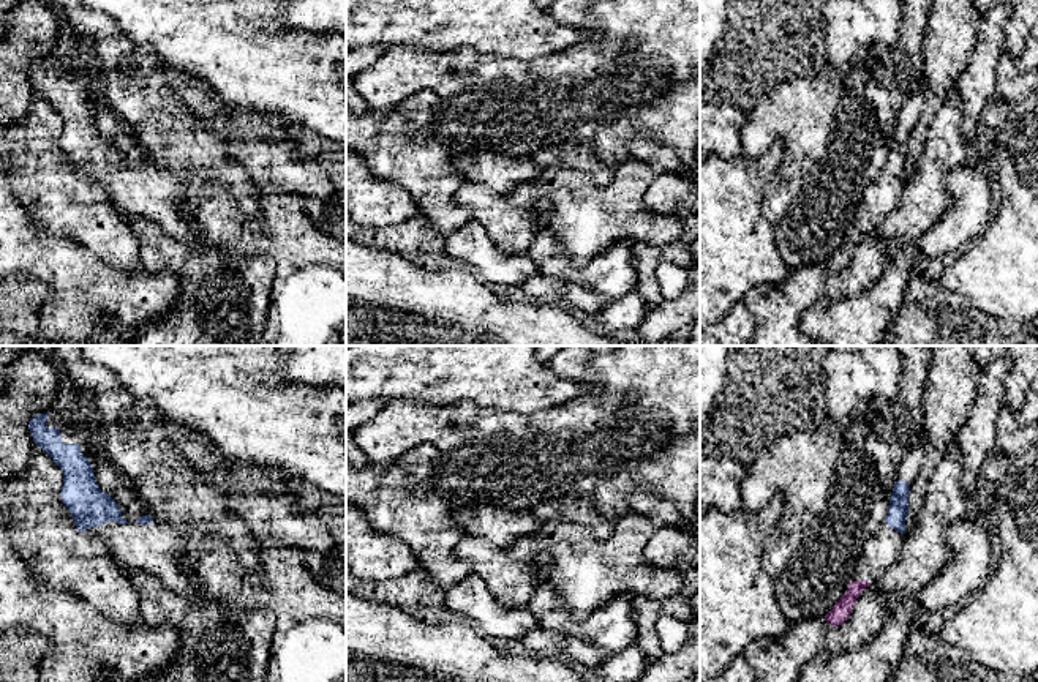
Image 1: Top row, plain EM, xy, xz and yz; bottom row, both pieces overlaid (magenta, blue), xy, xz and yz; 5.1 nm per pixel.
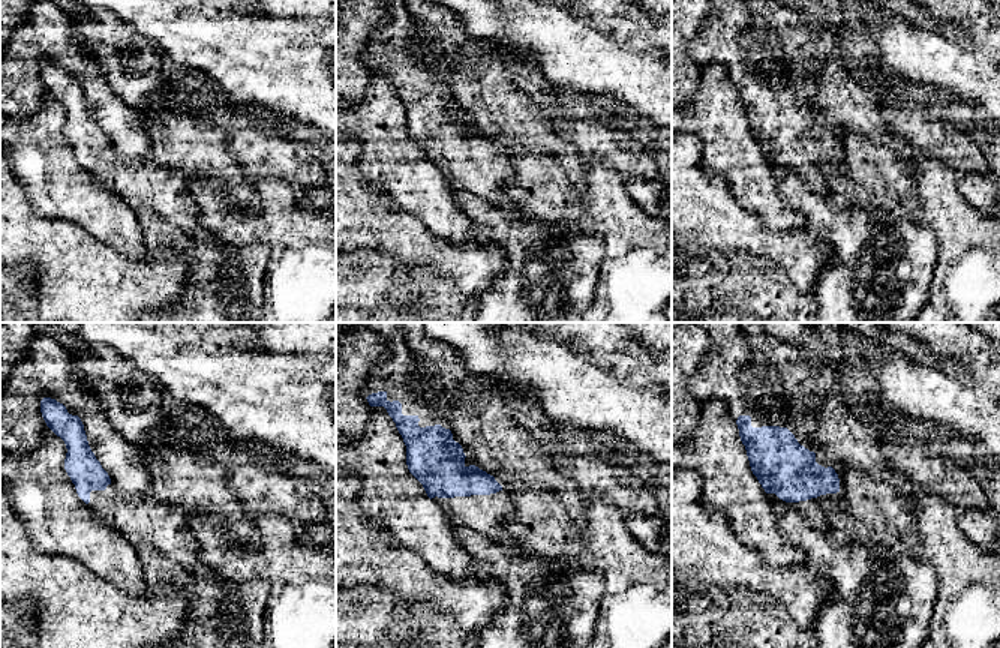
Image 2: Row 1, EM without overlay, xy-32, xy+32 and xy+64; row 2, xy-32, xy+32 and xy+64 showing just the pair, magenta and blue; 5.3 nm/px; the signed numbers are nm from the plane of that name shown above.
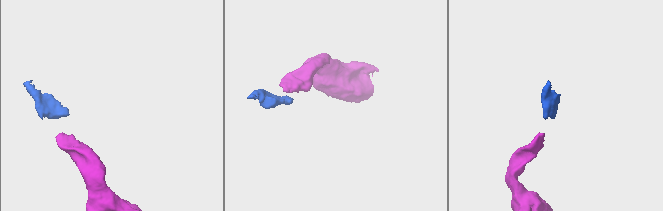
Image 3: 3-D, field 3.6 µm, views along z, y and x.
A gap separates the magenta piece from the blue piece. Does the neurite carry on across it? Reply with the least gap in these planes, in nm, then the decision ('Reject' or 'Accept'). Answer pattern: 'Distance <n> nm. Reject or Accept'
Distance 300 nm. Accept

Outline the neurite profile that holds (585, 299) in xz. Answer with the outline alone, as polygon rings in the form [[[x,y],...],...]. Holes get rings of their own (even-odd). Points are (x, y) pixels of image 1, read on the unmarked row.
[[[580,284],[569,286],[566,294],[558,300],[567,300],[580,311],[589,314],[597,314],[608,303],[605,297],[596,294],[591,287]]]

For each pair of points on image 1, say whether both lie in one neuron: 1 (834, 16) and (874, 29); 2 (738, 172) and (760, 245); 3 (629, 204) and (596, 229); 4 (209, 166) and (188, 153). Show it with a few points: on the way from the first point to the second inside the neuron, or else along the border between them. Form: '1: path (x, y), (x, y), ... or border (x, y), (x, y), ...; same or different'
1: path (844, 19), (849, 24), (864, 24); same
2: path (738, 191), (738, 224), (741, 228); same
3: path (621, 207), (604, 221); same
4: border (201, 150), (201, 160), (195, 172); different

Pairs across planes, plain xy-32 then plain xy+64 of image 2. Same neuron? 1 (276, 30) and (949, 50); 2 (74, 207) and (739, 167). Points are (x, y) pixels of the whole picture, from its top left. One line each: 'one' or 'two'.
1: one
2: one

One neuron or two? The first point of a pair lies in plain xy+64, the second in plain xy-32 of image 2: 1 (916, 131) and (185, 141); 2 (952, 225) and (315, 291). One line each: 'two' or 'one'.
1: two
2: one

